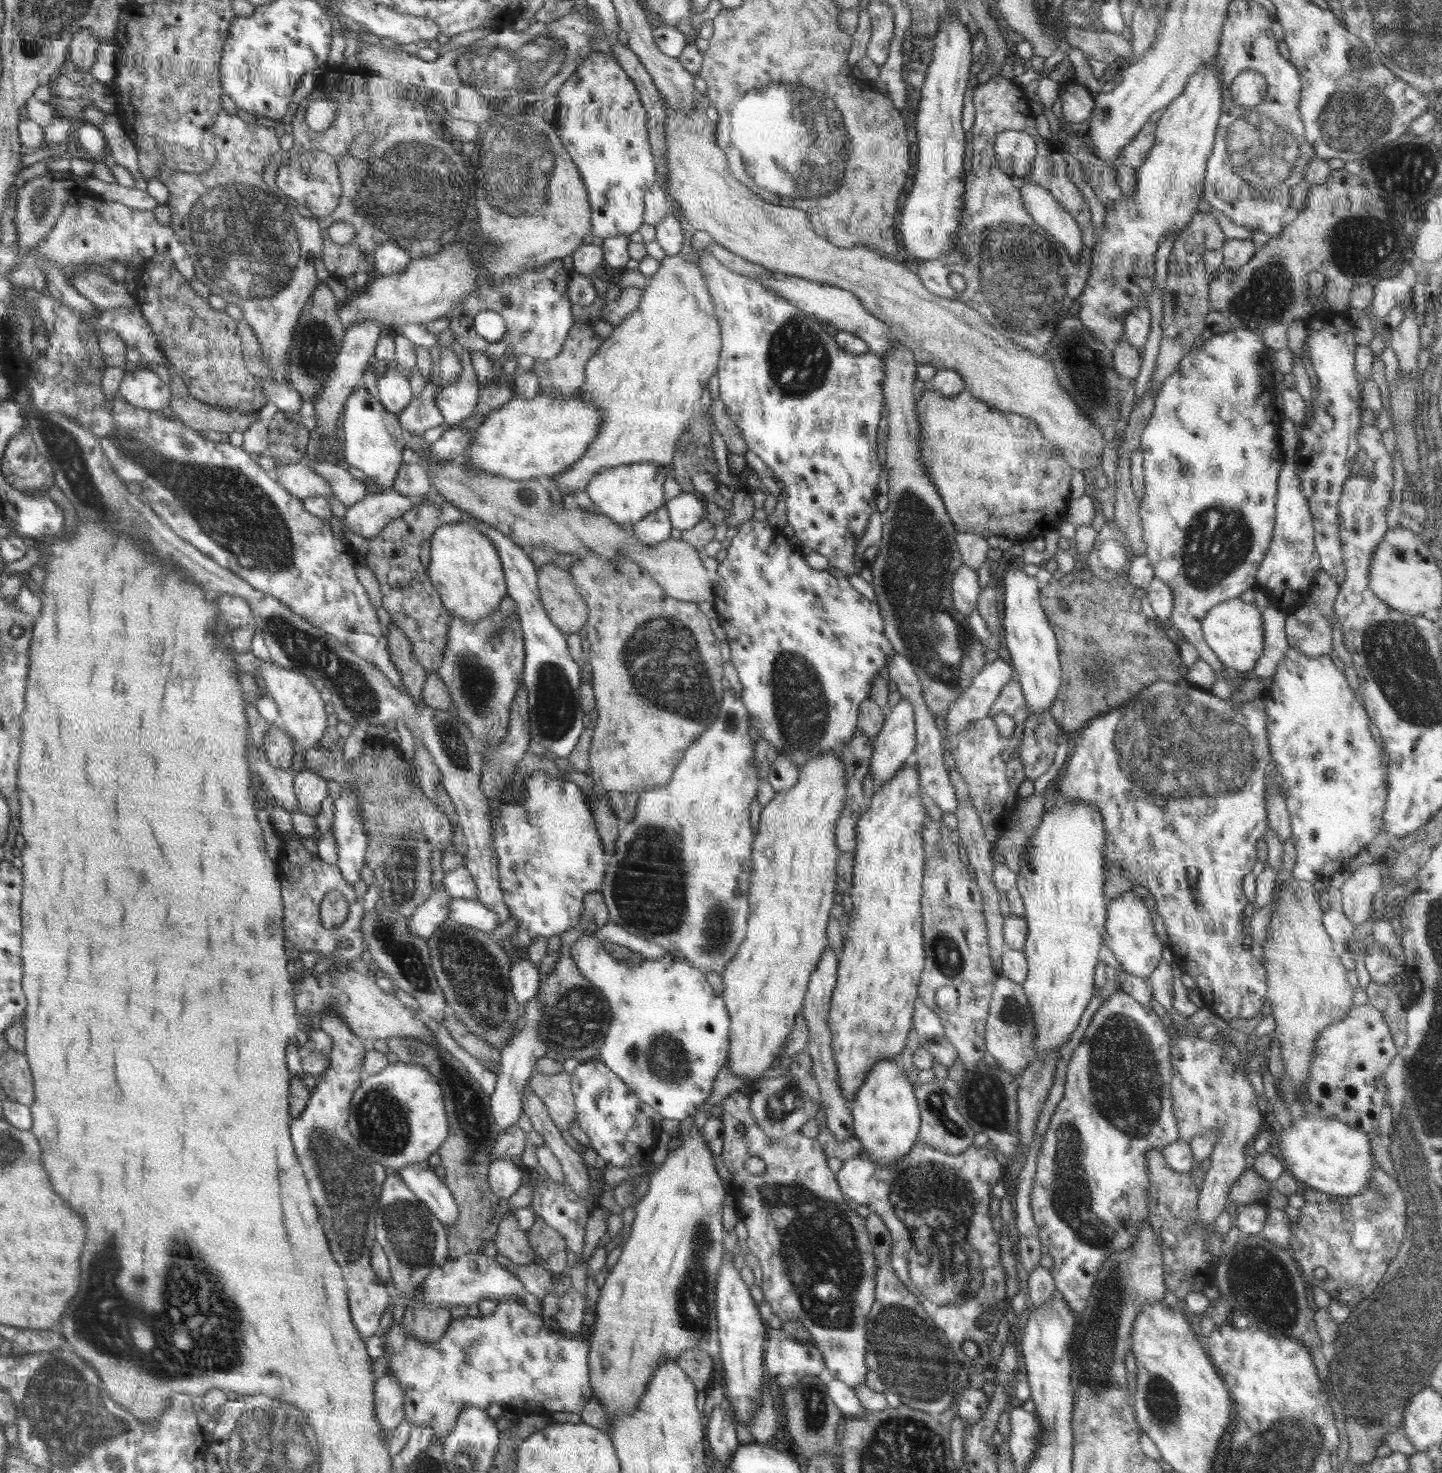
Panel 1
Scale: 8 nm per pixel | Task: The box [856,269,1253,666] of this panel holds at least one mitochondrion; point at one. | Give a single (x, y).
(1083, 365)

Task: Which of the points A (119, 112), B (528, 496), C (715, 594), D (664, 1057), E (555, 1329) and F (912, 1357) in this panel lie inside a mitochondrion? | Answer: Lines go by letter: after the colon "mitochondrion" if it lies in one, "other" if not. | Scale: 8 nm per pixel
A: other
B: mitochondrion
C: other
D: mitochondrion
E: other
F: mitochondrion

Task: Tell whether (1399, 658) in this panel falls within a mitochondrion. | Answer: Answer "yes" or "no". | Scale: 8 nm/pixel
yes

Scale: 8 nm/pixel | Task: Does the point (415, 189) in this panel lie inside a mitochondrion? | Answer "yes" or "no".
yes

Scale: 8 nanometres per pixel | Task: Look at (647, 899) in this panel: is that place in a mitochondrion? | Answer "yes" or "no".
yes

